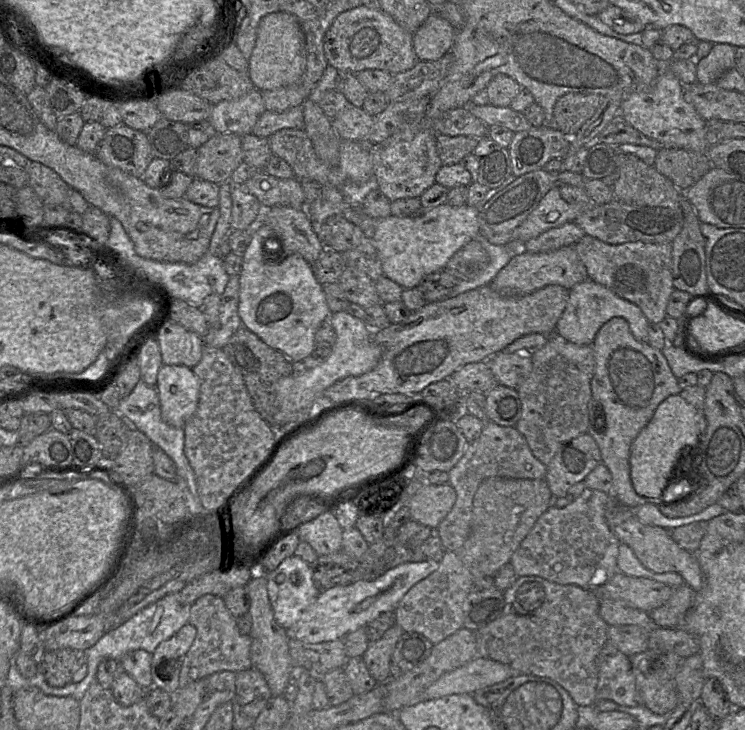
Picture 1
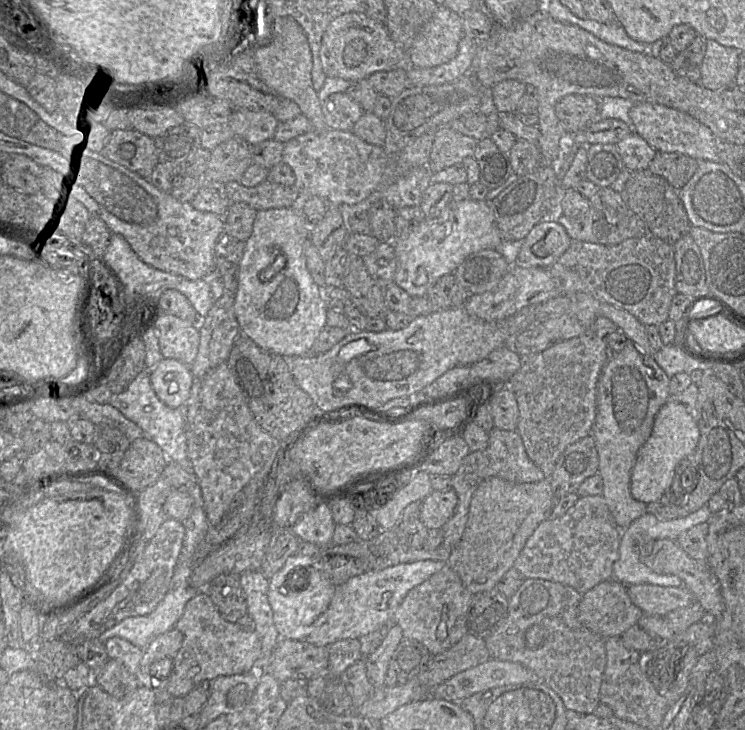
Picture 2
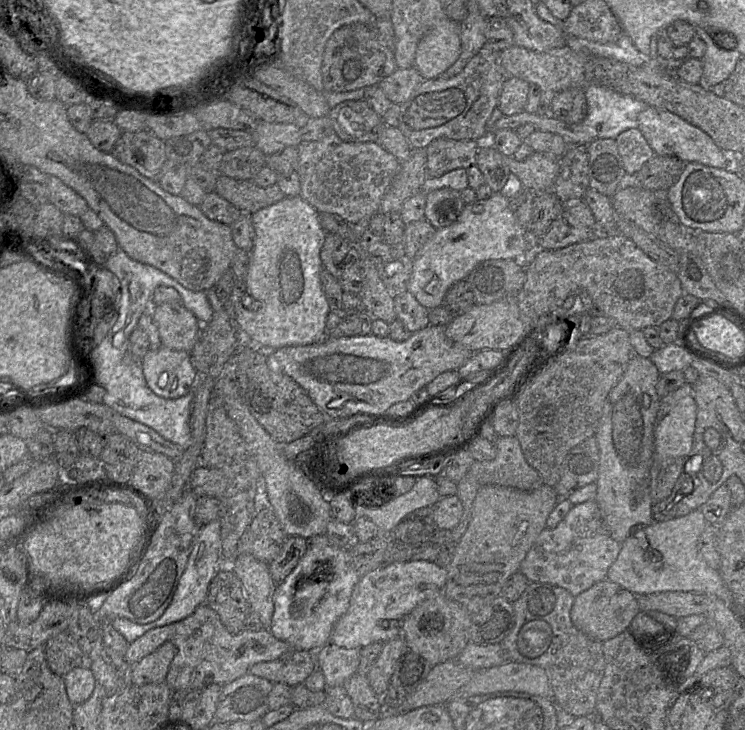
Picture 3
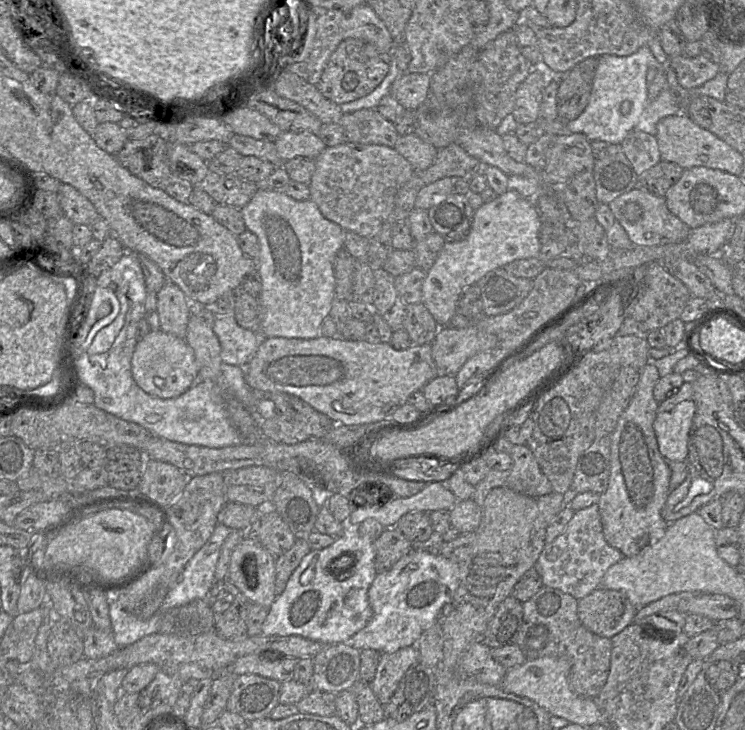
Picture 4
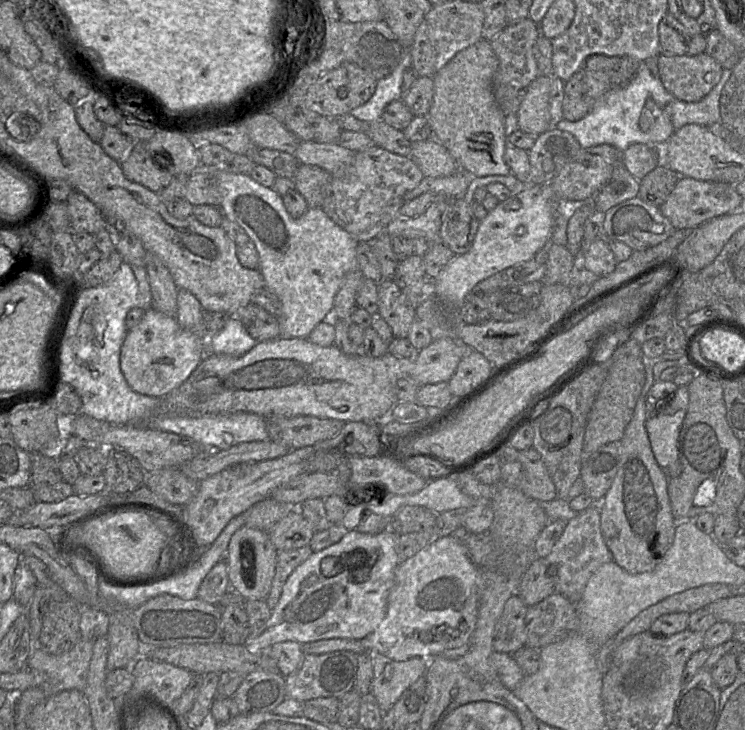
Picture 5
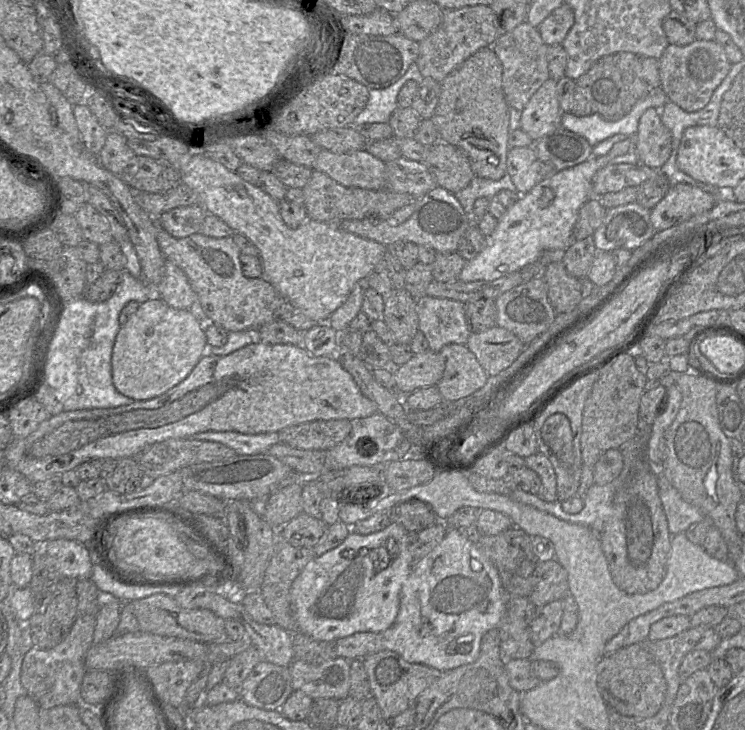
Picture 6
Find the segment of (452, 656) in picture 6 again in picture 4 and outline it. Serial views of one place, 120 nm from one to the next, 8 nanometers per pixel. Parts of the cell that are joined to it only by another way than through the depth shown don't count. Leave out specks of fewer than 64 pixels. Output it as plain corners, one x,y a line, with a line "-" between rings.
412,549
390,569
377,573
368,590
372,617
363,629
344,644
358,650
373,649
380,653
392,653
407,646
416,646
421,634
438,621
443,606
453,602
459,586
460,570
458,563
426,549

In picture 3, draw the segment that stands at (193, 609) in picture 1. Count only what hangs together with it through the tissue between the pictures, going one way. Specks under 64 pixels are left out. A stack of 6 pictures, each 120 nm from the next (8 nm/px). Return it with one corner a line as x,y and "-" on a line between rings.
202,604
187,618
151,629
137,638
129,644
124,659
134,665
165,642
171,642
176,647
176,654
165,679
172,691
203,690
211,684
228,684
247,674
254,664
274,661
292,650
286,642
275,638
267,629
256,632
243,630
231,634
216,612
207,604

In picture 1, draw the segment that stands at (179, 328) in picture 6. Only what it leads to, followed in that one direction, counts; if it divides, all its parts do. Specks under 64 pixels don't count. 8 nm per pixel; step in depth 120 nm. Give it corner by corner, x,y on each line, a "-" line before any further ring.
163,365
155,385
162,419
170,426
184,428
198,407
200,380
192,369

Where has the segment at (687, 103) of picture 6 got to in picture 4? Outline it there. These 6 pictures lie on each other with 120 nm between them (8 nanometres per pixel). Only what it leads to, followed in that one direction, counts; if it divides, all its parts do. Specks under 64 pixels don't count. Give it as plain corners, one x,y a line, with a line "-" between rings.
702,55
697,57
677,56
668,60
668,65
676,73
677,81
686,90
703,86
721,72
720,65

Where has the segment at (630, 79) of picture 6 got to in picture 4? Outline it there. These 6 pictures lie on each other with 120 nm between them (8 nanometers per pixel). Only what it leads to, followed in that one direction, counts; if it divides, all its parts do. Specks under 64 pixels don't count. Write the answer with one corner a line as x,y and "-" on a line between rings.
590,57
585,59
584,61
577,64
574,68
572,68
567,73
561,75
561,76
549,76
549,77
559,77
559,89
557,93
557,111
558,111
558,117
559,119
563,121
572,121
577,119
586,109
590,94
593,86
593,81
596,73
596,69
598,66
598,57

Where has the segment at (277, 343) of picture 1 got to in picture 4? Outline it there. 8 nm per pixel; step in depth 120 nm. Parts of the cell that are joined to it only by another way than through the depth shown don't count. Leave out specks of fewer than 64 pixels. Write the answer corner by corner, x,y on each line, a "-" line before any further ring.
259,188
240,211
246,229
256,235
259,243
256,270
261,279
262,289
257,300
264,308
259,334
263,338
314,339
319,337
321,325
329,317
335,297
334,262
338,252
344,248
345,230
326,219
311,199
298,201
283,191

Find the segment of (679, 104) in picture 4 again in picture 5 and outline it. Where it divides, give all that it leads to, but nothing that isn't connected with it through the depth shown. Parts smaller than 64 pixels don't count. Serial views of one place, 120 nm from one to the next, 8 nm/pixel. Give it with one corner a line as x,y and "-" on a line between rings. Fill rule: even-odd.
643,62
630,83
604,95
585,117
577,121
569,121
563,118
556,127
571,133
583,149
588,149
599,144
610,144
619,152
623,152
635,143
662,147
674,133
671,118
672,102
674,100
676,98
665,89
660,80
659,71
658,76
653,75
645,62
-
648,98
652,98
660,108
660,115
652,127
644,132
639,127
639,119

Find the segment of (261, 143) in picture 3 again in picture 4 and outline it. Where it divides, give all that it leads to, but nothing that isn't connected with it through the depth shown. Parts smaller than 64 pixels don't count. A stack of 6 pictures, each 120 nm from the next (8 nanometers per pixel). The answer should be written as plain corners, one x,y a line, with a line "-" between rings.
281,131
274,143
282,161
296,157
315,159
327,147
309,131

